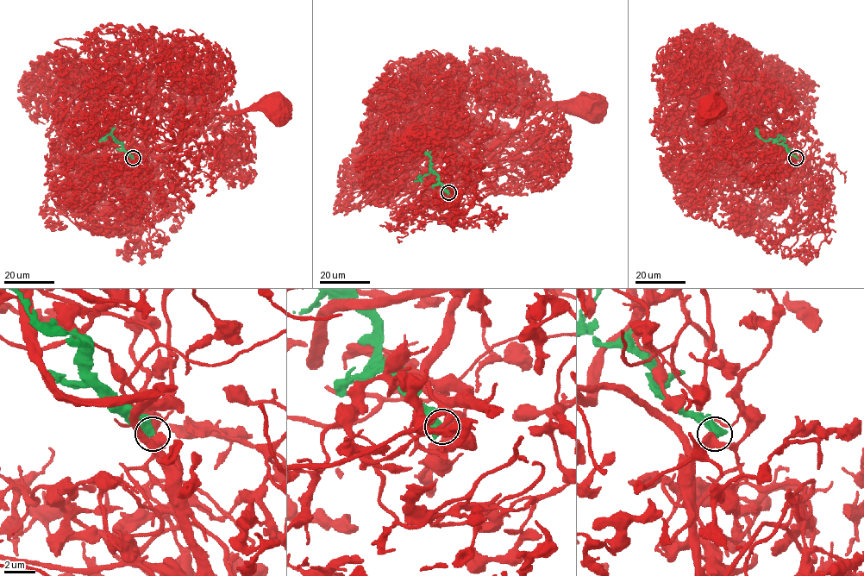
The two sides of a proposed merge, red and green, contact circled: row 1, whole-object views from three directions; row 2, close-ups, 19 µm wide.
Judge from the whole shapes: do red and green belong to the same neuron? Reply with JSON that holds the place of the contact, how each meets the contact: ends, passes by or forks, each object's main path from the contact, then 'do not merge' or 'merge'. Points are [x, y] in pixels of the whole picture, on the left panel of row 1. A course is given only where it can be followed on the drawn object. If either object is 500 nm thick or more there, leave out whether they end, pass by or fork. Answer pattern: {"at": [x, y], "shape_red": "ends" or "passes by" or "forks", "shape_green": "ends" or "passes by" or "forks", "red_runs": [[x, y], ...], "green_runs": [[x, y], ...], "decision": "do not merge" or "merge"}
{"at": [133, 158], "red_runs": [[133, 159], [131, 154], [135, 151], [153, 149], [178, 140], [199, 122], [206, 122], [214, 115], [272, 107]], "green_runs": [[133, 158], [123, 145], [114, 140], [112, 130], [115, 128]], "decision": "do not merge"}

